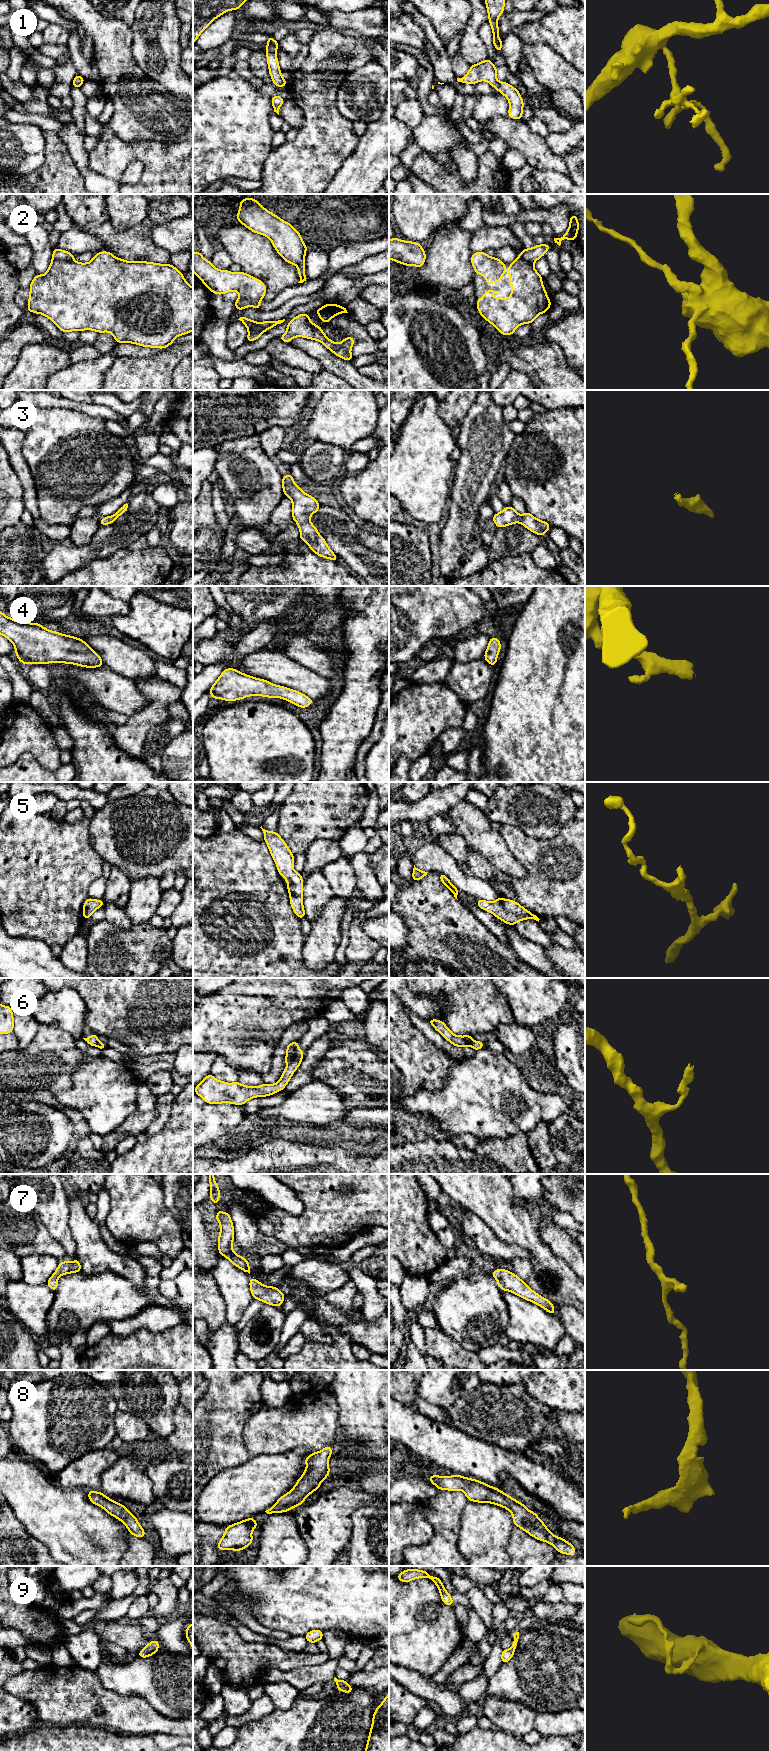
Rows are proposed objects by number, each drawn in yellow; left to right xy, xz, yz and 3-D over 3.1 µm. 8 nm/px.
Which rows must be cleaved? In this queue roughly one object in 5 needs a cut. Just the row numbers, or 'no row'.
2, 6

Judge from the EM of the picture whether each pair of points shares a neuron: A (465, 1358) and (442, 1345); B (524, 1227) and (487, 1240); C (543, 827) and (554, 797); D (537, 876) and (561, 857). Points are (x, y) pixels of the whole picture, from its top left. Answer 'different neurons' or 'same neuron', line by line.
A: same neuron
B: different neurons
C: same neuron
D: same neuron

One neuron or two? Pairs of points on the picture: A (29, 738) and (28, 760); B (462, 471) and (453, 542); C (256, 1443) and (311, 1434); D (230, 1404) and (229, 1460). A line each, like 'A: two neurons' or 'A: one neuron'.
A: two neurons
B: one neuron
C: one neuron
D: one neuron

